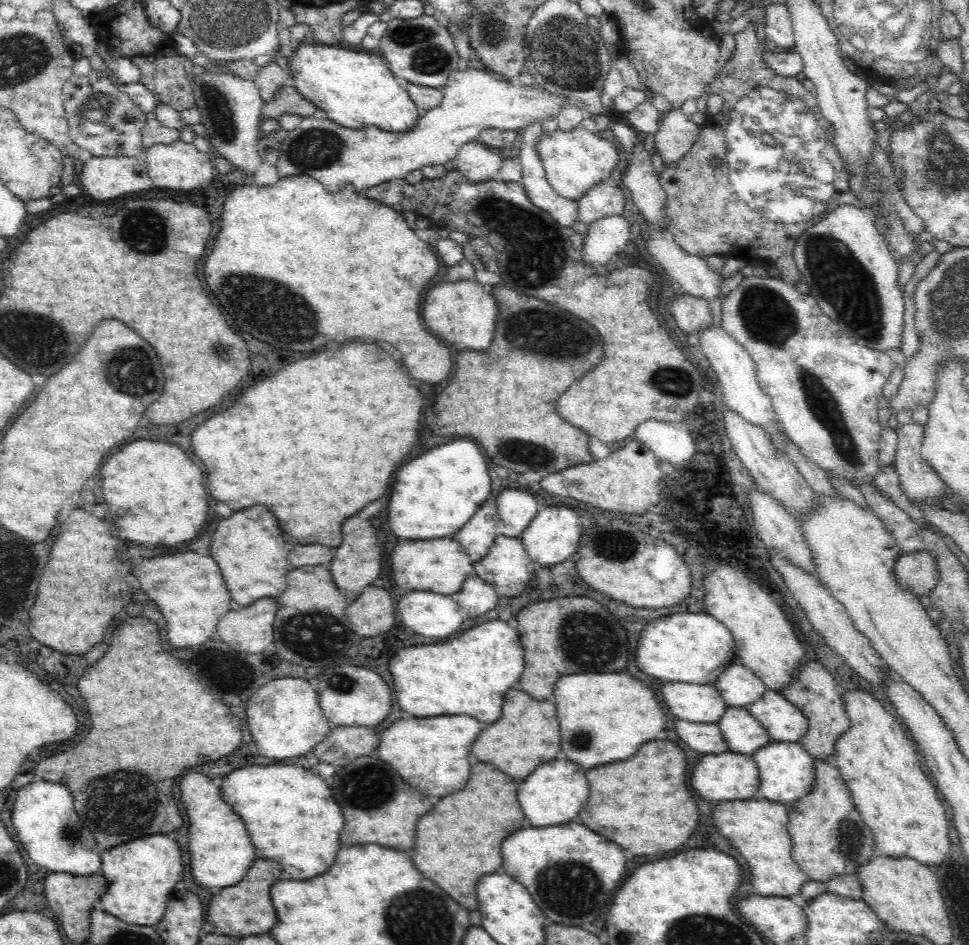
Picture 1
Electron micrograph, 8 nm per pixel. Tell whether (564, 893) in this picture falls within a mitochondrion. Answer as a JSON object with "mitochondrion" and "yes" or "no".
{"mitochondrion":"yes"}

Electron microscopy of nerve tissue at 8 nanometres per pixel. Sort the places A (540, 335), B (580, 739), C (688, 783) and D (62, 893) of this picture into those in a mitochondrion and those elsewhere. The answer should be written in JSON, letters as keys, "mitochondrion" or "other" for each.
{"A":"mitochondrion","B":"mitochondrion","C":"other","D":"other"}

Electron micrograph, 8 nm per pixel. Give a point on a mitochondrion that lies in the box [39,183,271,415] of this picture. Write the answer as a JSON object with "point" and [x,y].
{"point":[132,373]}

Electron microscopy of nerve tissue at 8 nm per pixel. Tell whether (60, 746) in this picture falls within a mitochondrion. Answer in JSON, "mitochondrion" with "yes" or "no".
{"mitochondrion":"no"}

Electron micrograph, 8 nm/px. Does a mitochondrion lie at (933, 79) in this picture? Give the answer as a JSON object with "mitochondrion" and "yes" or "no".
{"mitochondrion":"no"}

